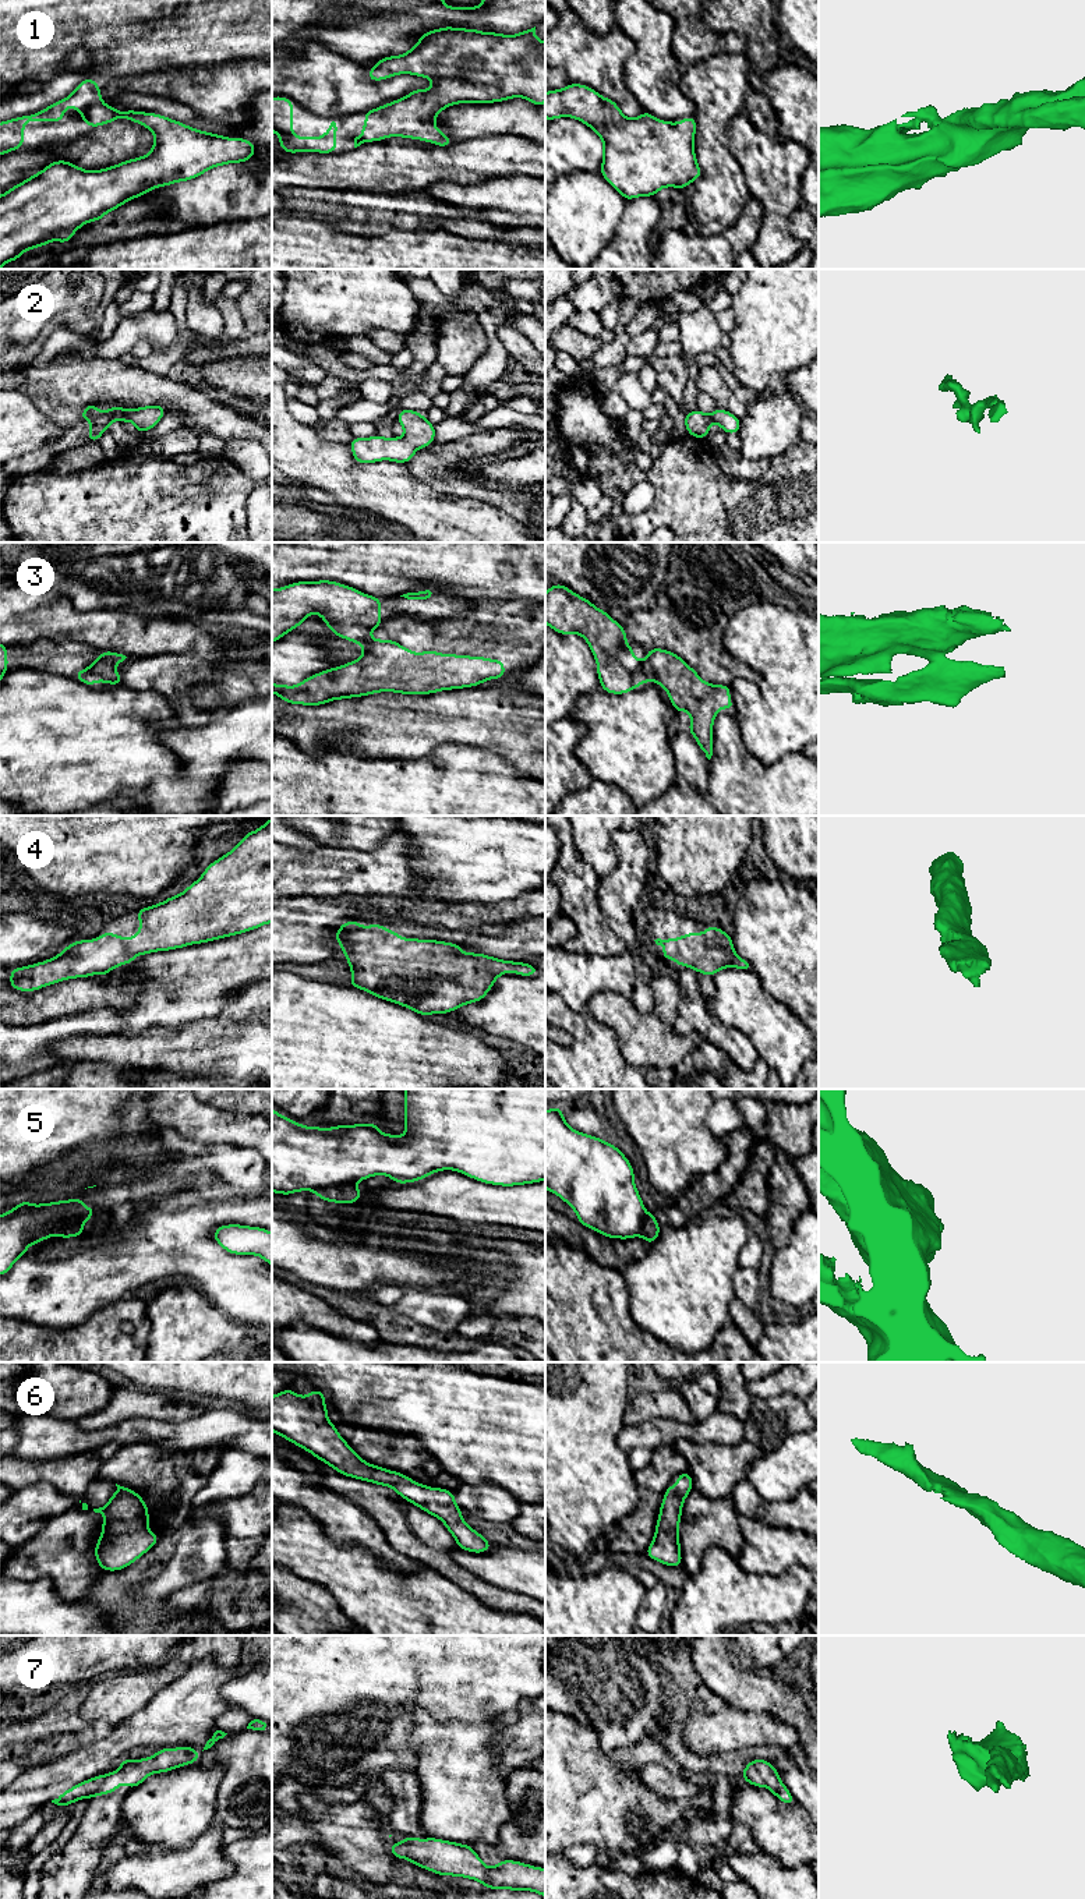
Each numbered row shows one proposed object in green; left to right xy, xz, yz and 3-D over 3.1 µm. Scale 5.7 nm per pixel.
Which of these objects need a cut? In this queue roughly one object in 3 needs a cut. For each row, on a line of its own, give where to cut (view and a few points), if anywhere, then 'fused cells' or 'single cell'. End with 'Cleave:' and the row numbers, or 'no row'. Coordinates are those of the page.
1: no cut; single cell
2: no cut; single cell
3: cut in yz along (640, 662), (640, 672), (647, 679); fused cells
4: no cut; single cell
5: cut in xy along (87, 1220), (80, 1213), (70, 1213), (50, 1236); fused cells
6: no cut; single cell
7: no cut; single cell
Cleave: 3, 5

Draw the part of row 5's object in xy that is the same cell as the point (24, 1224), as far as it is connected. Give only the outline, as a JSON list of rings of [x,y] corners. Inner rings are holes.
[[[81,1198],[40,1205],[22,1200],[10,1212],[1,1213],[0,1276],[8,1273],[32,1244],[39,1244],[57,1233],[61,1221],[73,1213],[81,1213],[86,1221],[95,1216],[93,1207],[85,1207]]]

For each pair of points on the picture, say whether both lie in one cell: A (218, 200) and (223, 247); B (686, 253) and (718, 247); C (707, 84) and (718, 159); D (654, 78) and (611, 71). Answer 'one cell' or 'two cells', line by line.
A: two cells
B: one cell
C: one cell
D: two cells

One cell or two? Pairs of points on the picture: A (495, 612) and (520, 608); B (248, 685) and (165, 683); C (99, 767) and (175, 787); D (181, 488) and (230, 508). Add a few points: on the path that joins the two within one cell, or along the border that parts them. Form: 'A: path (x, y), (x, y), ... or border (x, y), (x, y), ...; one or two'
A: path (501, 612), (515, 612); one
B: path (228, 688), (221, 693), (186, 693); one
C: border (181, 767), (142, 788), (119, 788); two
D: path (194, 501), (208, 501), (218, 508); one

